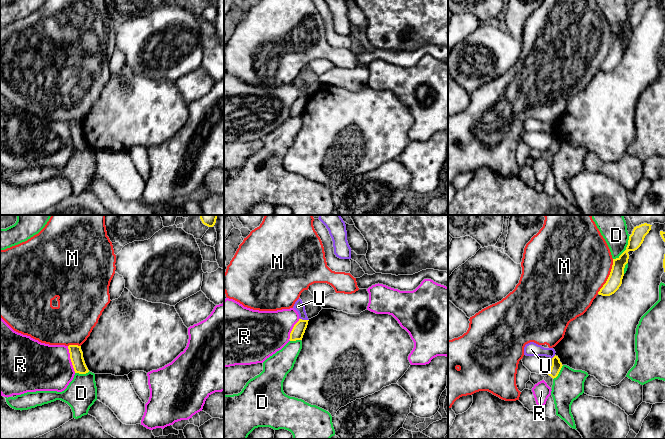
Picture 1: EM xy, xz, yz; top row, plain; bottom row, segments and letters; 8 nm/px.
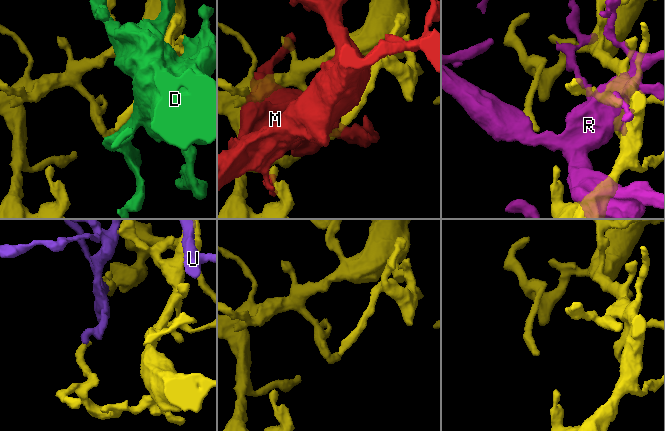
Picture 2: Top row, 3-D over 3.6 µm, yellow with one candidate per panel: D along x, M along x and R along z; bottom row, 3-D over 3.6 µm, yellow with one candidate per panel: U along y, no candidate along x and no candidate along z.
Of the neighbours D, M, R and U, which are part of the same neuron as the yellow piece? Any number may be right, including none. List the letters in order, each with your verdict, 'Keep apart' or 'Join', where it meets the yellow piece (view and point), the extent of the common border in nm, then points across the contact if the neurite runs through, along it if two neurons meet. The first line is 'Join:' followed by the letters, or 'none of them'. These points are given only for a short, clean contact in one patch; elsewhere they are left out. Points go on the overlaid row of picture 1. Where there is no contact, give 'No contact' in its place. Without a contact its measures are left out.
Join: none of them
D: Keep apart. Touches yellow at yz (626, 248). Shared border 240 nm
M: Keep apart. Touches yellow at yz (609, 276). Shared border 300 nm
R: Keep apart. Touches yellow at xy (70, 358). Shared border 220 nm
U: Keep apart. Touches yellow at xz (304, 320). Shared border 70 nm

